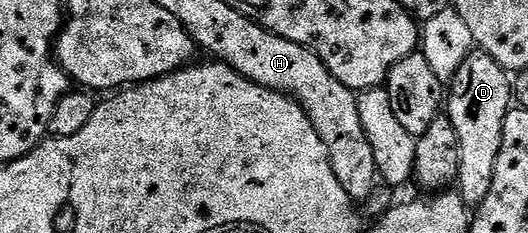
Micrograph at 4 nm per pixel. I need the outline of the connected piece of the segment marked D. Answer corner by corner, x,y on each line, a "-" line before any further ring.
474,50
459,66
447,87
447,118
459,137
461,164
455,180
466,207
476,209
491,193
495,161
503,145
503,125
511,110
511,79
485,51

